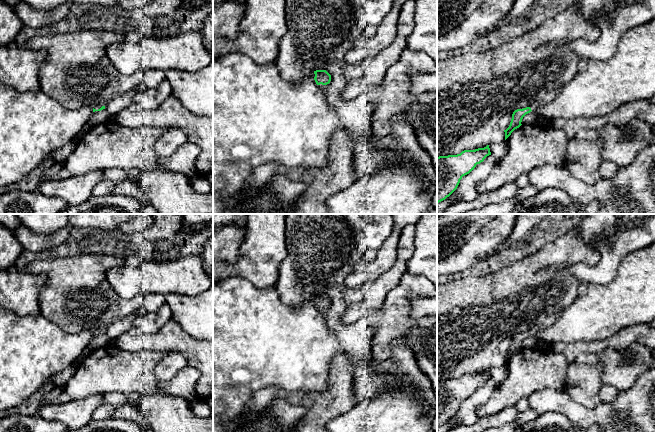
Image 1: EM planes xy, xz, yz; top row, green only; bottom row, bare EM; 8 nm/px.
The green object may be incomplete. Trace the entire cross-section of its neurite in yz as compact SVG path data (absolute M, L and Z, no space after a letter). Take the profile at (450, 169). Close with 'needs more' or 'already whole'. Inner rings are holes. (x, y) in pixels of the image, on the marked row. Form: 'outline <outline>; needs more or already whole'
outline M489 145L475 150L464 150L457 155L437 157L437 204L449 197L463 176L491 155Z; already whole

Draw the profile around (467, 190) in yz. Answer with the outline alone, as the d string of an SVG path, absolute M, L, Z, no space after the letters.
M487 156L483 162L467 175L463 176L457 189L445 200L437 204L437 214L444 214L452 205L463 202L473 201L478 196L477 185L485 180L492 172L496 160L493 156Z

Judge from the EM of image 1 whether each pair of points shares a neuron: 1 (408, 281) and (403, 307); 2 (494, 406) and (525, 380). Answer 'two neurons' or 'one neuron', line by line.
1: one neuron
2: one neuron

